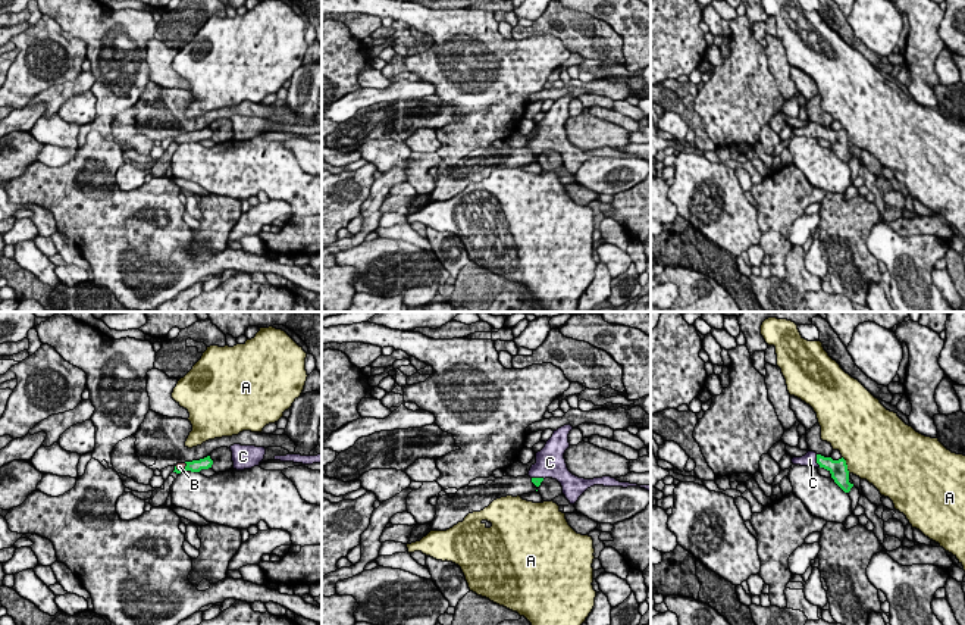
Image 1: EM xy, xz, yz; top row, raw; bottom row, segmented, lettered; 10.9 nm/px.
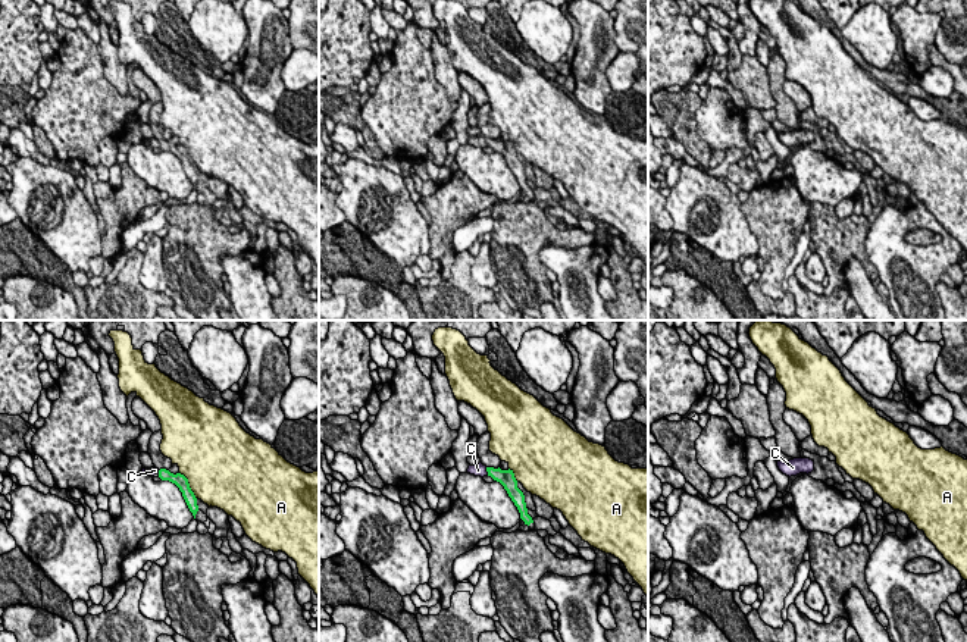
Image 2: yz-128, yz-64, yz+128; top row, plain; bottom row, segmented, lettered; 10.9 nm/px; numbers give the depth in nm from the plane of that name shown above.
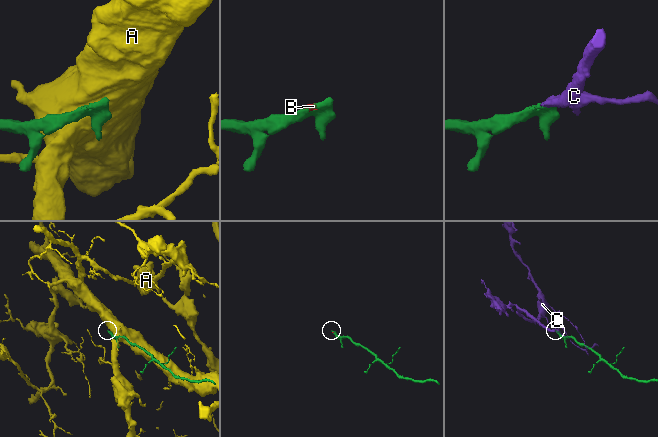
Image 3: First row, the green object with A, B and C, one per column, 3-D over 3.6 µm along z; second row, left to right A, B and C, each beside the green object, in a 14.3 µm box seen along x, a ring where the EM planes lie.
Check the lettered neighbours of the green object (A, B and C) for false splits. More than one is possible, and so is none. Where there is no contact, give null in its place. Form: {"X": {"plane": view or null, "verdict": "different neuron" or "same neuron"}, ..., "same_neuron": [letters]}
{"A": {"plane": "yz", "verdict": "different neuron"}, "B": {"plane": "xy", "verdict": "same neuron"}, "C": {"plane": "yz", "verdict": "same neuron"}, "same_neuron": ["B", "C"]}

